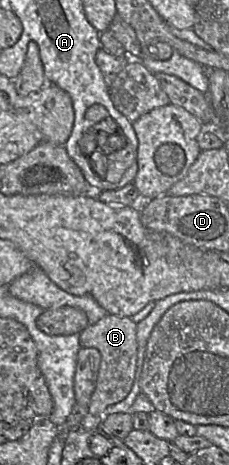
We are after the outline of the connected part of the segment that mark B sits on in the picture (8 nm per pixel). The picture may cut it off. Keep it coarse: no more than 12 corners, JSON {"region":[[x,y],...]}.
{"region":[[107,314],[82,330],[82,348],[101,355],[87,412],[131,391],[137,324]]}

